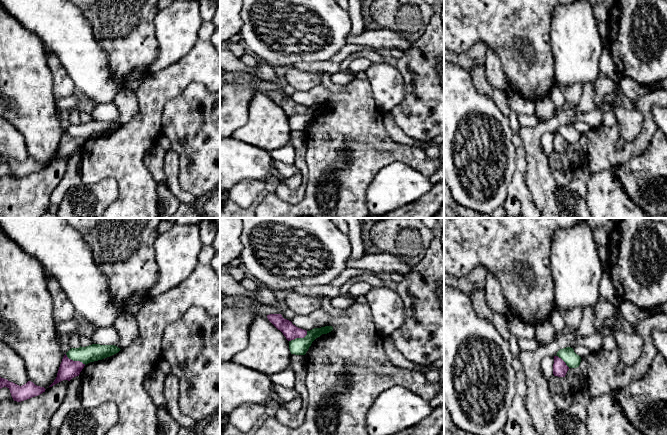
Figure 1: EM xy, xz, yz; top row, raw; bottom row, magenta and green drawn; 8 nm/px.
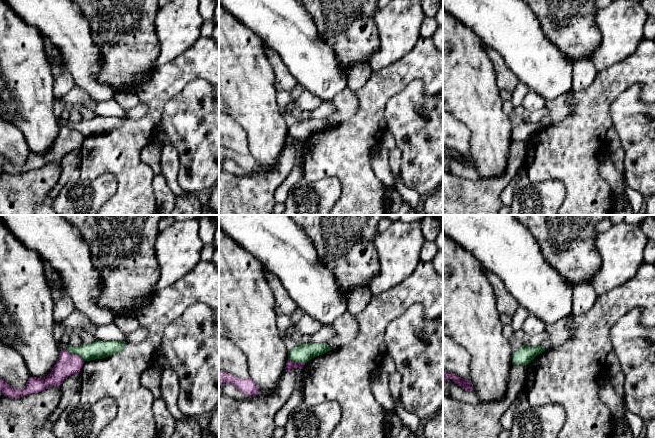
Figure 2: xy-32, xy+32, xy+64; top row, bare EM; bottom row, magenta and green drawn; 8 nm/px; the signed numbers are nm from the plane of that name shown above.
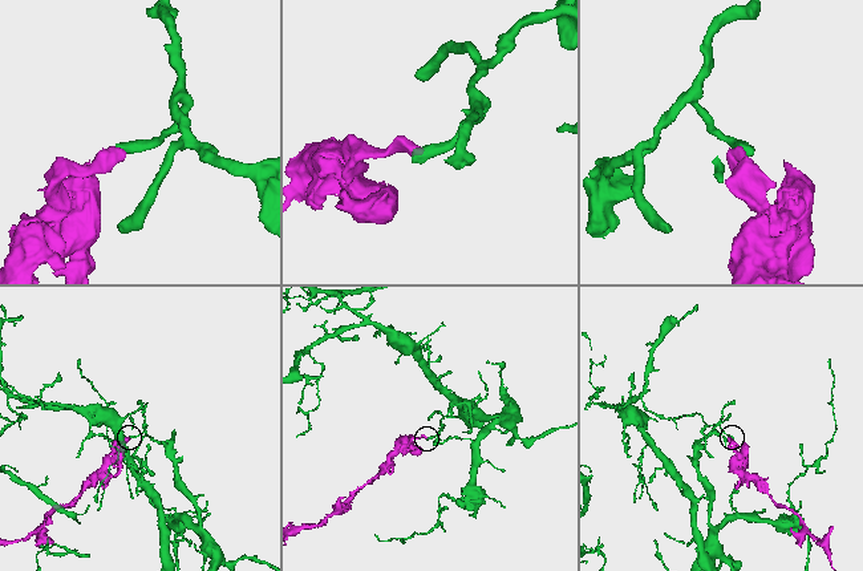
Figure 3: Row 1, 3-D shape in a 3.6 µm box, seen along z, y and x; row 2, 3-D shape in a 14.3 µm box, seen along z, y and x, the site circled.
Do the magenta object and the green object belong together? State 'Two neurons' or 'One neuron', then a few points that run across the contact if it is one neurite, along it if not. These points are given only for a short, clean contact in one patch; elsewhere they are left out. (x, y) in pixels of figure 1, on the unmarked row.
Two neurons. Line: xz (307, 107), (303, 113), (296, 113), (289, 117)

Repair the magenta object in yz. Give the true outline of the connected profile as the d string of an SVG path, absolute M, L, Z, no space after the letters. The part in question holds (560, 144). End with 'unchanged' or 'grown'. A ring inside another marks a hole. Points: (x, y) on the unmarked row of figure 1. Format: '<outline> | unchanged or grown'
M554 132L554 140L553 140L553 150L558 153L565 153L569 143L566 139L559 134L558 132Z | unchanged

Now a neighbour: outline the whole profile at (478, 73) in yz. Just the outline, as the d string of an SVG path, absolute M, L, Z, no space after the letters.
M476 66L471 71L470 74L473 79L474 87L476 90L488 96L490 99L494 101L496 106L500 109L500 111L509 116L511 110L507 103L507 95L505 92L494 88L490 85L487 76L486 76L486 68L485 66Z

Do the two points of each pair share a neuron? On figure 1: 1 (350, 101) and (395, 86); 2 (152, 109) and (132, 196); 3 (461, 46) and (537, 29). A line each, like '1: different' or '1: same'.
1: different
2: same
3: same

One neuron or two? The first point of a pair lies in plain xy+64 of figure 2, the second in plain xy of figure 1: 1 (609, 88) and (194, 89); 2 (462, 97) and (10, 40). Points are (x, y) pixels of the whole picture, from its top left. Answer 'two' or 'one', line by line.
1: two
2: one

